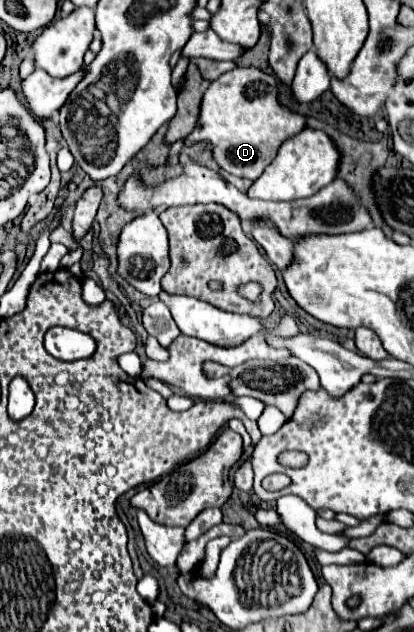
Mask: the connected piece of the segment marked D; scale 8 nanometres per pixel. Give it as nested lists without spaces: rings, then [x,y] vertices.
[[[234,68],[216,78],[200,106],[196,128],[184,138],[184,146],[198,142],[210,144],[216,164],[240,178],[256,180],[276,158],[280,144],[304,128],[304,116],[292,114],[278,104],[278,80],[258,68]]]

